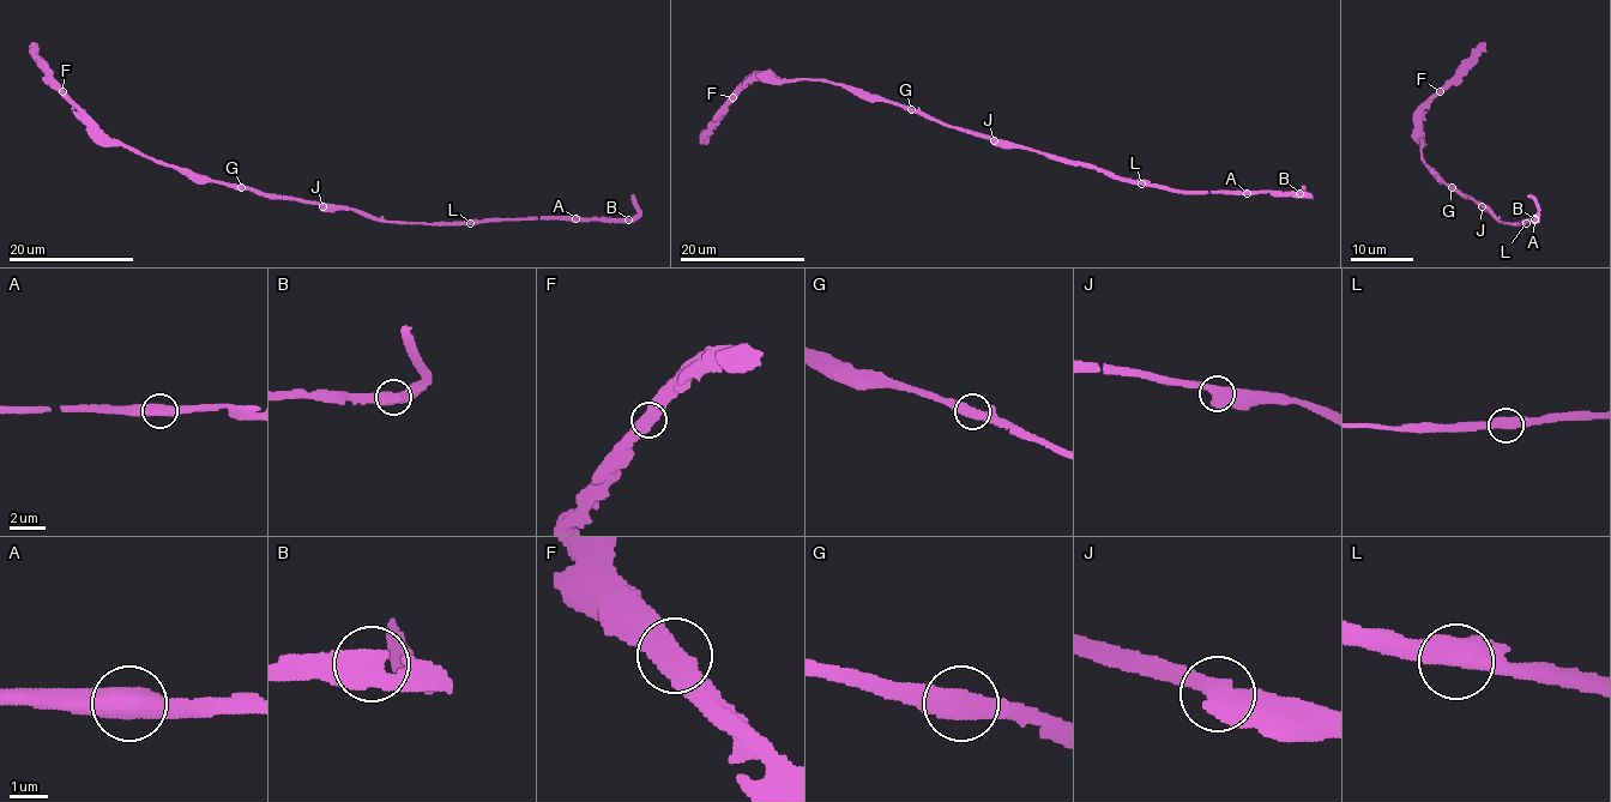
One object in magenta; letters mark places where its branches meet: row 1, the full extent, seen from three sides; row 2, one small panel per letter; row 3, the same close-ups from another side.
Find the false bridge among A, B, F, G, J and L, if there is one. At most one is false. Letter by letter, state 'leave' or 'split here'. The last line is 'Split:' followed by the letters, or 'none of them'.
A: leave
B: leave
F: leave
G: leave
J: leave
L: leave
Split: none of them

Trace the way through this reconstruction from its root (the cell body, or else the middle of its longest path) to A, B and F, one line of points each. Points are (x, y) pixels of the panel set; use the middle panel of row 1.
A: (976, 134), (989, 134), (1053, 157), (1088, 163), (1121, 178), (1148, 180), (1175, 190), (1246, 193)
B: (976, 134), (989, 134), (1053, 157), (1088, 163), (1121, 178), (1148, 180), (1175, 190), (1299, 193)
F: (976, 134), (890, 102), (863, 98), (824, 80), (752, 78), (732, 97)

